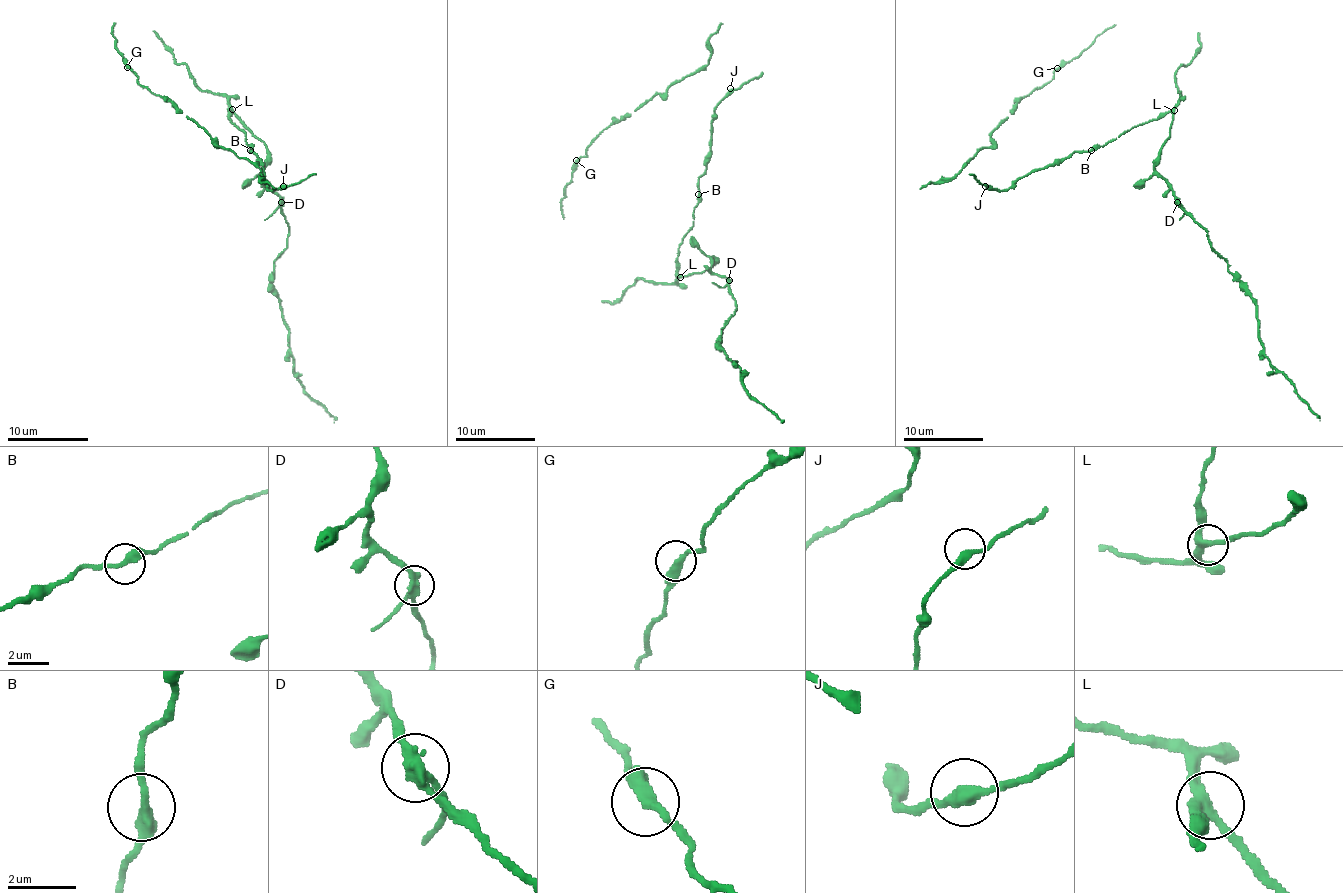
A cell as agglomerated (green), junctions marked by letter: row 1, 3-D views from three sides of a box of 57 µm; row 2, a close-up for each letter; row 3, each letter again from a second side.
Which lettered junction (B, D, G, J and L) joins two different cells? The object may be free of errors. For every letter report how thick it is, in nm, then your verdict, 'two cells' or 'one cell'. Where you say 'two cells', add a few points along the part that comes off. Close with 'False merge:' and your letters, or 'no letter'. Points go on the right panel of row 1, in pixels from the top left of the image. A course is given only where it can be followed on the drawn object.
B: calibre 320 nm; one cell
D: calibre 240 nm; one cell
G: calibre 320 nm; one cell
J: calibre 320 nm; one cell
L: calibre 280 nm; one cell
False merge: no letter

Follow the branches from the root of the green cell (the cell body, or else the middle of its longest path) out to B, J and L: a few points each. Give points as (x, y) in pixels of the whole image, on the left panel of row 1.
B: (244, 137), (250, 150)
J: (244, 137), (262, 164), (267, 188), (277, 190), (283, 186)
L: (244, 137), (244, 133), (230, 121), (232, 109)

